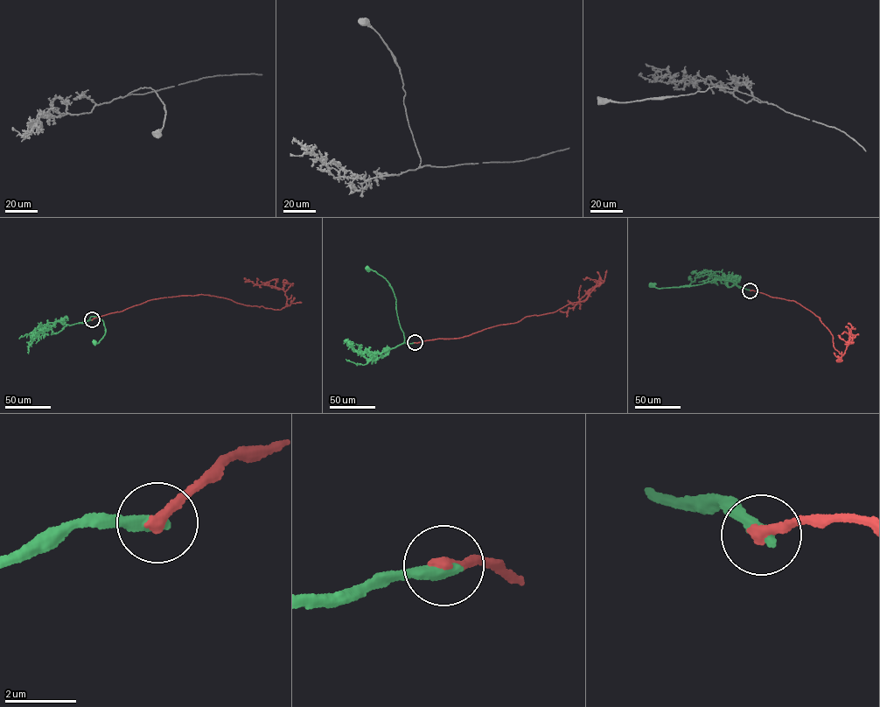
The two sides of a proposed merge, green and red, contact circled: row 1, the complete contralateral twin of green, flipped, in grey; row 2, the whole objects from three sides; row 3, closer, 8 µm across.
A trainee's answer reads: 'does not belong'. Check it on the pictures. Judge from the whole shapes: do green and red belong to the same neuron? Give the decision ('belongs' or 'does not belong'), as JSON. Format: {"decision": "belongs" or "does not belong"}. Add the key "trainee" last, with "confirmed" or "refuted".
{"decision": "does not belong", "trainee": "confirmed"}

